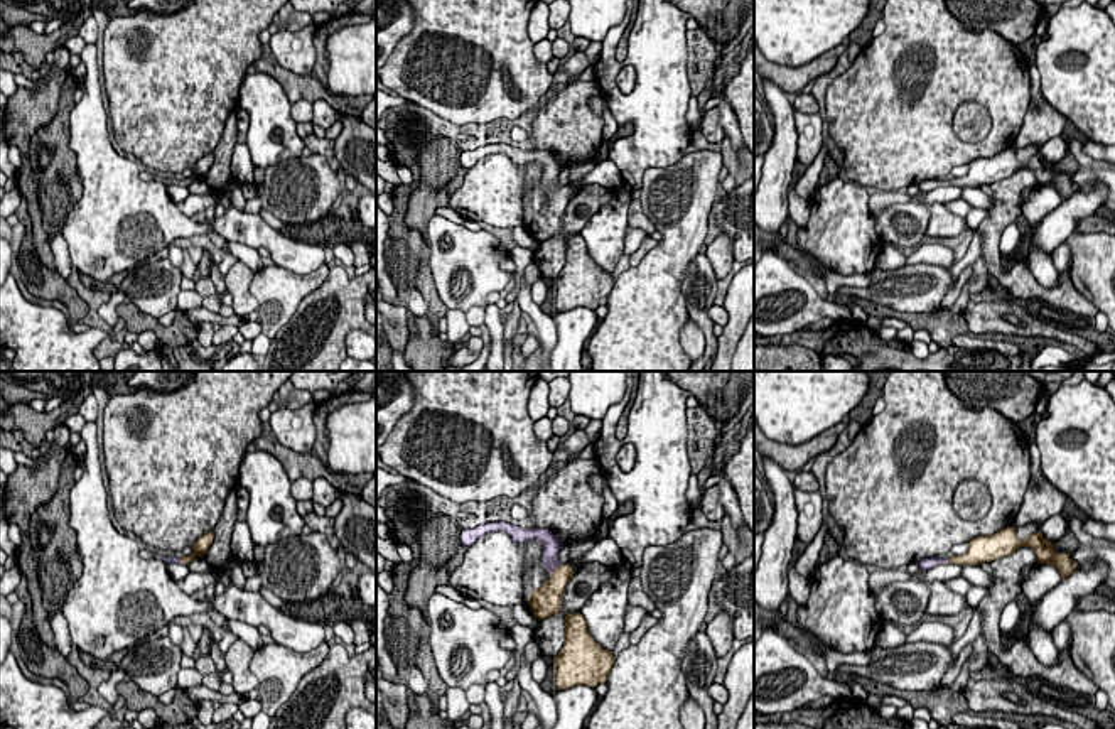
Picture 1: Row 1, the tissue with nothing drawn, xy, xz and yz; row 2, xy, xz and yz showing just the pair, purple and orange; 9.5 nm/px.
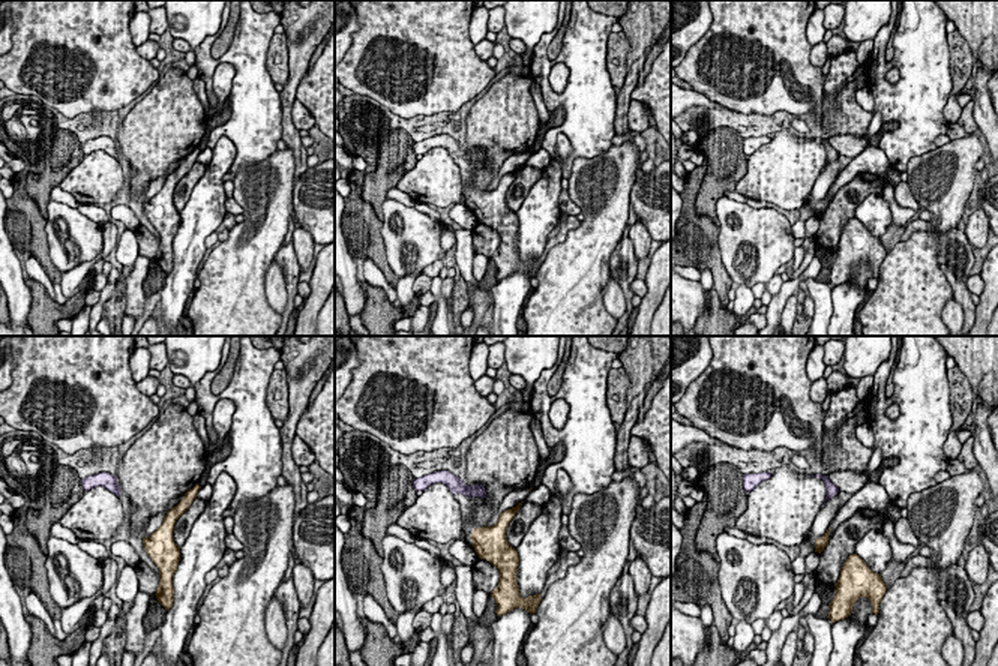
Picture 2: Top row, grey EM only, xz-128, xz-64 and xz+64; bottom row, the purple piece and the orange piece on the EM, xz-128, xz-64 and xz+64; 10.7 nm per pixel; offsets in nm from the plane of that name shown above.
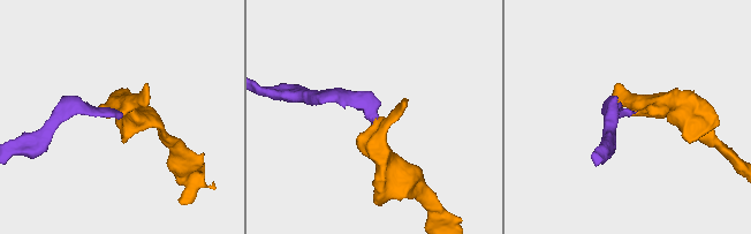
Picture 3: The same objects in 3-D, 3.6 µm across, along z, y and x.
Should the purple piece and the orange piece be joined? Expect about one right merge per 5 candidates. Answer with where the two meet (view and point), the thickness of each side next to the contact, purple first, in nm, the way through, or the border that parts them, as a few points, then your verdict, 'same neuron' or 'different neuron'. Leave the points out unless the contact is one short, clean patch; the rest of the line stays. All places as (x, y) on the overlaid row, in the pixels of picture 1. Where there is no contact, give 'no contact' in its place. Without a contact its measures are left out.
contact xz (555, 566); calibres 170 and 220 nm; way xz (552, 547), (555, 566), (555, 586), (552, 589); same neuron

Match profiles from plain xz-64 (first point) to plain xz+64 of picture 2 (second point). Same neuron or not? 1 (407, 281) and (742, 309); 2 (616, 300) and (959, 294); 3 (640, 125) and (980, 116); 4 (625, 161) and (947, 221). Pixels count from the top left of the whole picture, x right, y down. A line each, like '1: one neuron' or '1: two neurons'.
1: one neuron
2: two neurons
3: two neurons
4: one neuron

